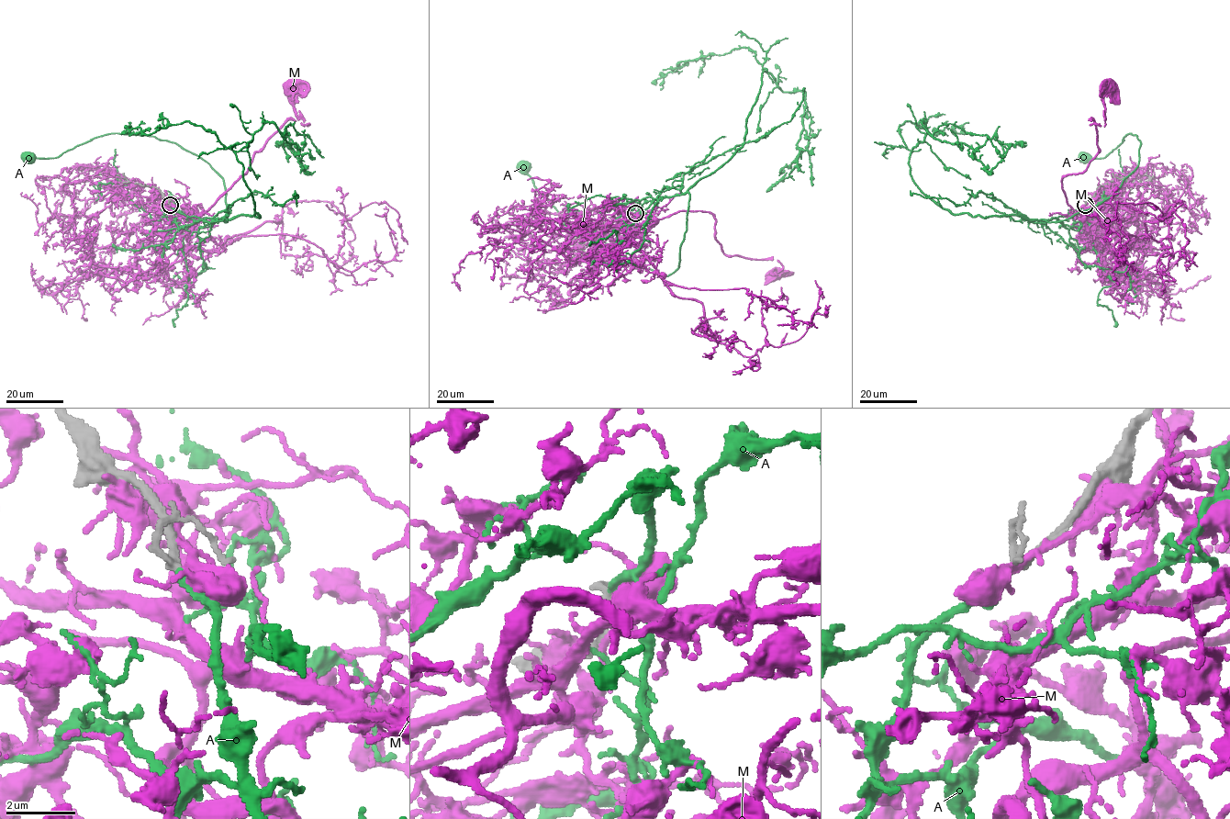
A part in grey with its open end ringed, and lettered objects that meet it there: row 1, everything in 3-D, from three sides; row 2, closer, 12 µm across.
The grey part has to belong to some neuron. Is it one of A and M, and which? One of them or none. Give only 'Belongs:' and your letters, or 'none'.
Belongs: A

